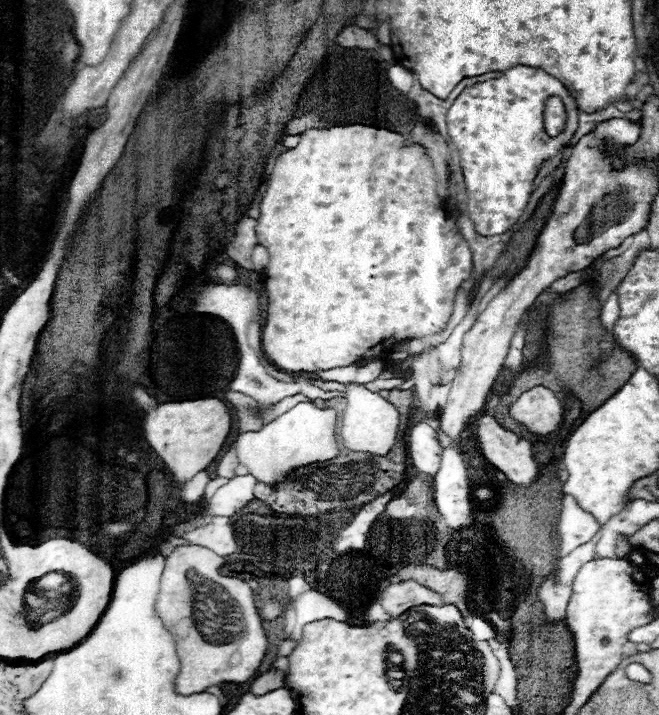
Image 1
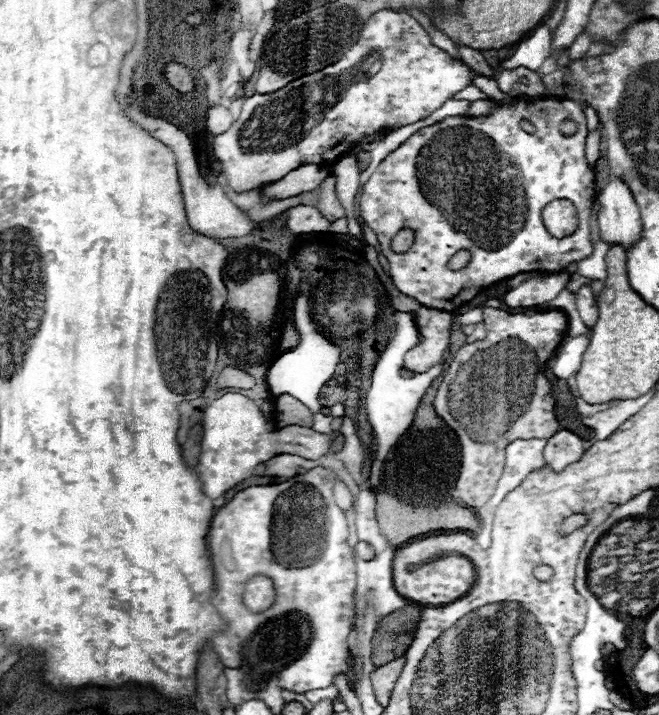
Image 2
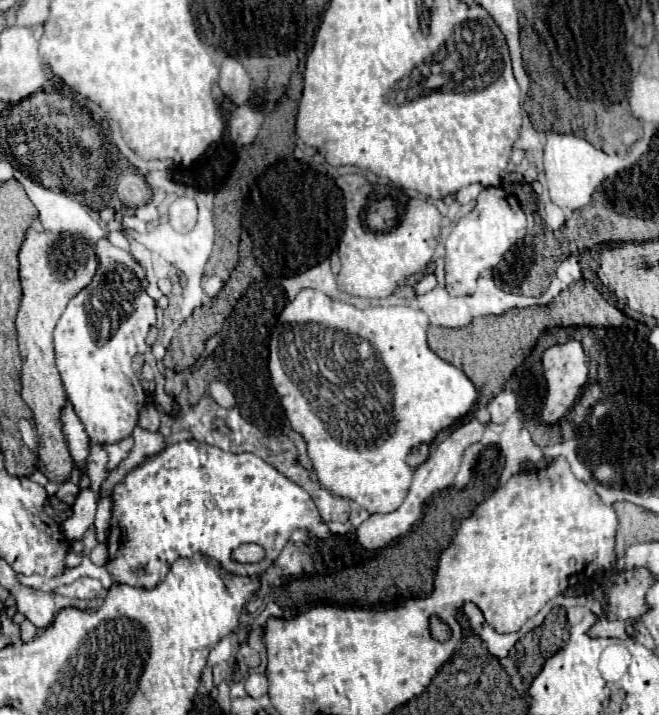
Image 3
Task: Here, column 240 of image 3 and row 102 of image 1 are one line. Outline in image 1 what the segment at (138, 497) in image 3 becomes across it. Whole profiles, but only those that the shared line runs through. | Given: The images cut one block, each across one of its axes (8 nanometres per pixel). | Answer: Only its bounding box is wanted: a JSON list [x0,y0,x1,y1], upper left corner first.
[446,66,578,236]

